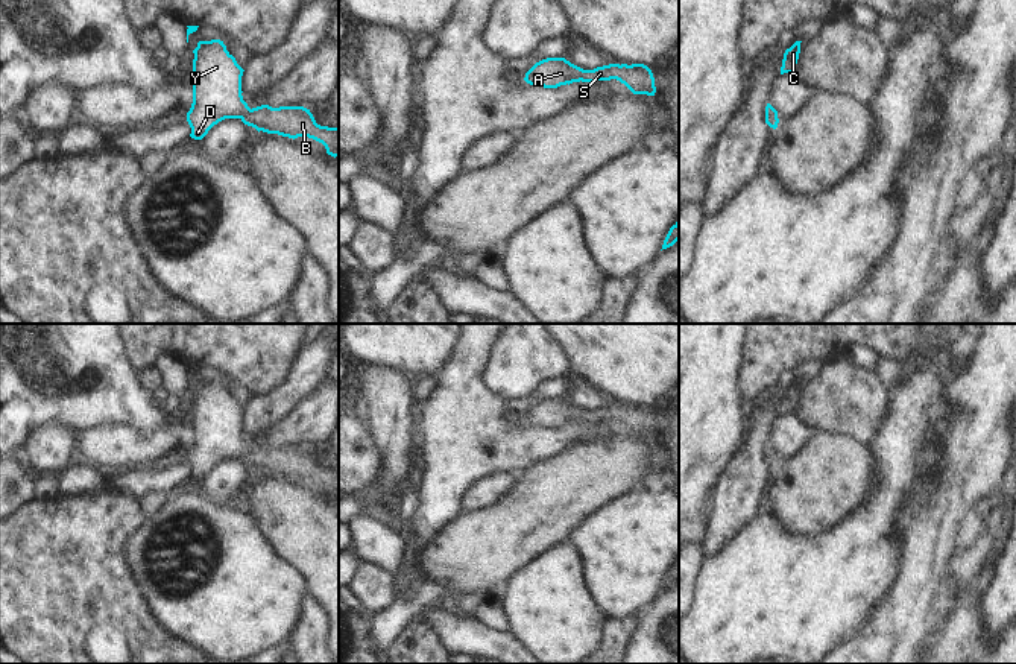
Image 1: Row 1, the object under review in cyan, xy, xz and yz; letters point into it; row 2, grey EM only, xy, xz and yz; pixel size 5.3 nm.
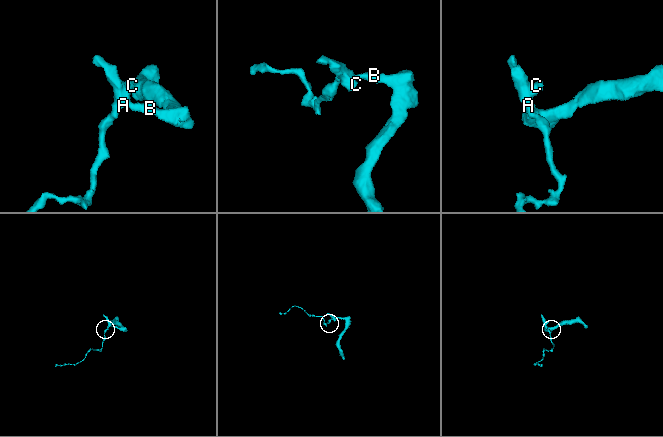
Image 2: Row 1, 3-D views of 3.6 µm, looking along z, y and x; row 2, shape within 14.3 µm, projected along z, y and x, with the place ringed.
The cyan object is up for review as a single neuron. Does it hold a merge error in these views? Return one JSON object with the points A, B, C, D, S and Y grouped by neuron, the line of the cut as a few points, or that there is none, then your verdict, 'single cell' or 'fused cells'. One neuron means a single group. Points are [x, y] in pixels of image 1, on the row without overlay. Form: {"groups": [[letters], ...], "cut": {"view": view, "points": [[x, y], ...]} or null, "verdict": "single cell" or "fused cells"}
{"groups": [["A", "B", "C", "D", "S", "Y"]], "cut": null, "verdict": "single cell"}

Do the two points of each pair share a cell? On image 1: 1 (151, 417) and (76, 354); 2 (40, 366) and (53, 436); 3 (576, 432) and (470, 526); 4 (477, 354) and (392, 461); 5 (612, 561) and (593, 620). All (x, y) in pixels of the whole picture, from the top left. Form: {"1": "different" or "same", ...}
{"1": "same", "2": "different", "3": "different", "4": "different", "5": "different"}

